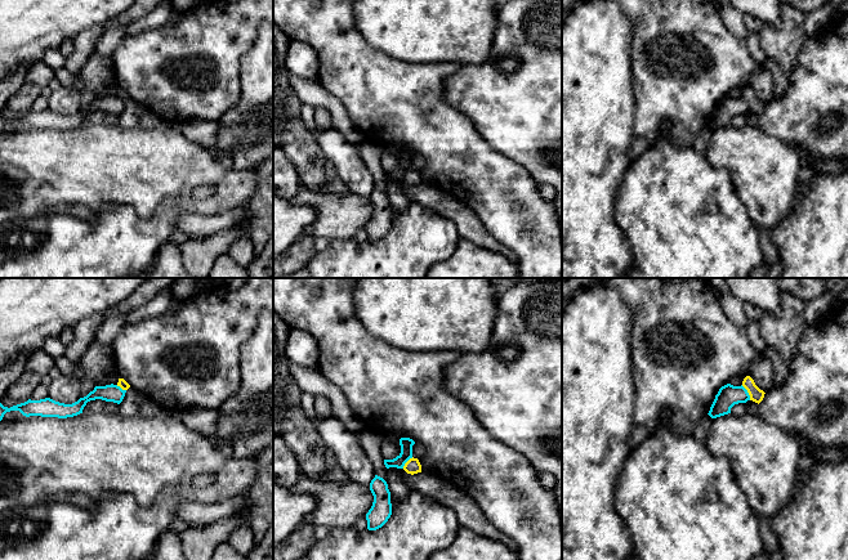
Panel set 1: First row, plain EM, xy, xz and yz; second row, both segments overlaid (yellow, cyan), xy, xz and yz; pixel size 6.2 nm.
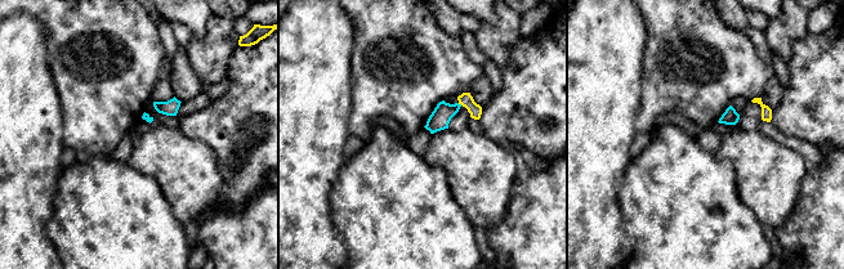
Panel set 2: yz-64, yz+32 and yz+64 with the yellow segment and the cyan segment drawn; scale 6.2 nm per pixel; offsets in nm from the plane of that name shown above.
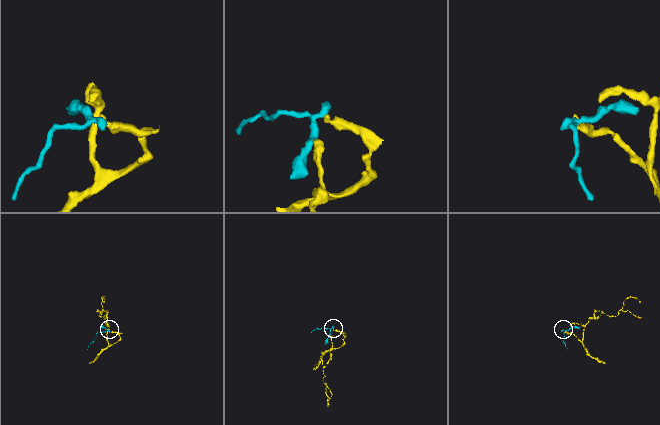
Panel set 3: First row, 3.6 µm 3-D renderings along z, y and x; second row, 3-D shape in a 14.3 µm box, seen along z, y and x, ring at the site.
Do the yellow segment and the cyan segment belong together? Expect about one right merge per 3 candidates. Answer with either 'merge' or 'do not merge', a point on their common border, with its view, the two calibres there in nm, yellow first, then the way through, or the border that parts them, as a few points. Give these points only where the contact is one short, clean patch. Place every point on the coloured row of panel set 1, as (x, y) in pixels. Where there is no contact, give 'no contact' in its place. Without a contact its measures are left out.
merge; contact yz (748, 392); calibres 90 and 140 nm; way yz (757, 395), (748, 392), (728, 395)

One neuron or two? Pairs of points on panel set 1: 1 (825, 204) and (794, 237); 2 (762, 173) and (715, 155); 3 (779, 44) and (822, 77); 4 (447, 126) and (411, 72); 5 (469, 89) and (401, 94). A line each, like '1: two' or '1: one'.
1: one
2: one
3: two
4: one
5: two

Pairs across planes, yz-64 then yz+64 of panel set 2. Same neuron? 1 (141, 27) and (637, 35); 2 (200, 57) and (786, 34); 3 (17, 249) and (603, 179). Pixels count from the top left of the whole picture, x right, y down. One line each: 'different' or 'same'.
1: different
2: same
3: same

